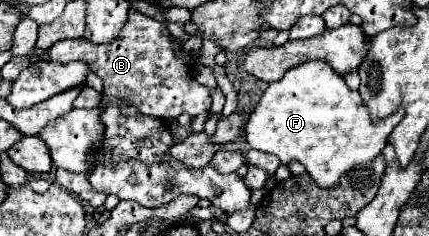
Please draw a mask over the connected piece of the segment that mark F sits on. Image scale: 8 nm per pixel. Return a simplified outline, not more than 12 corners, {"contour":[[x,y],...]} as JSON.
{"contour":[[326,62],[266,88],[244,136],[334,188],[402,120],[374,124]]}

